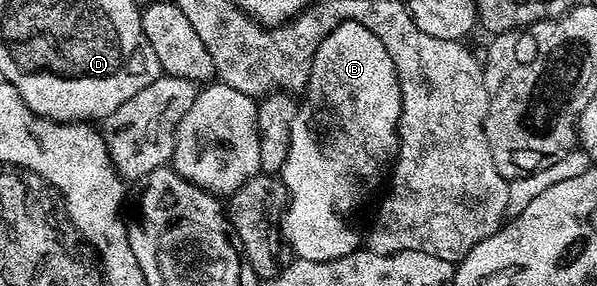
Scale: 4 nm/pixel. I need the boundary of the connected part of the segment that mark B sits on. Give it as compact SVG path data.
M352 19L345 20L324 37L311 58L311 72L291 126L289 157L285 157L281 172L288 201L279 221L279 230L286 246L288 243L298 258L323 261L360 250L361 235L355 232L347 218L358 209L359 203L366 201L379 178L382 175L384 178L385 168L394 164L399 154L400 117L401 85L389 49L385 49L381 37L369 33L365 25Z

